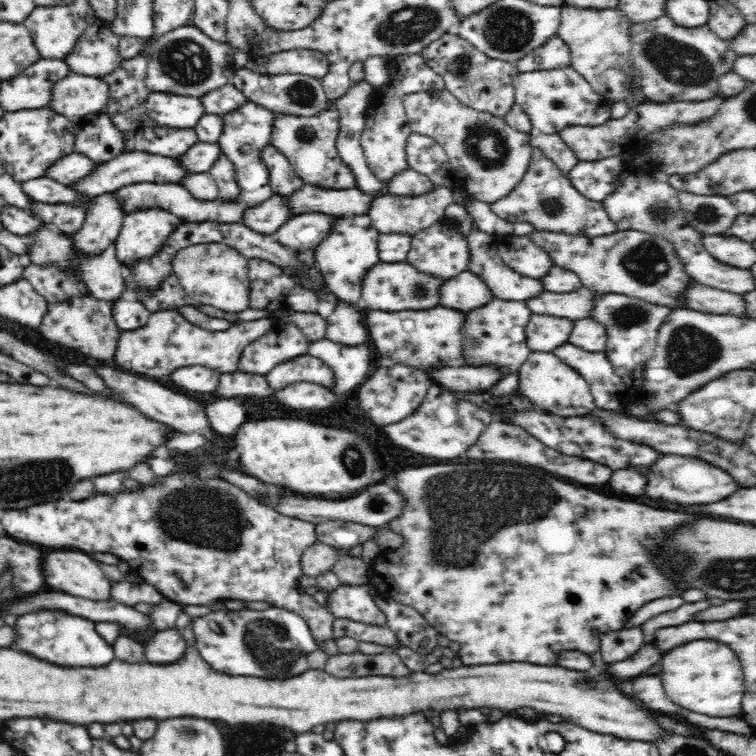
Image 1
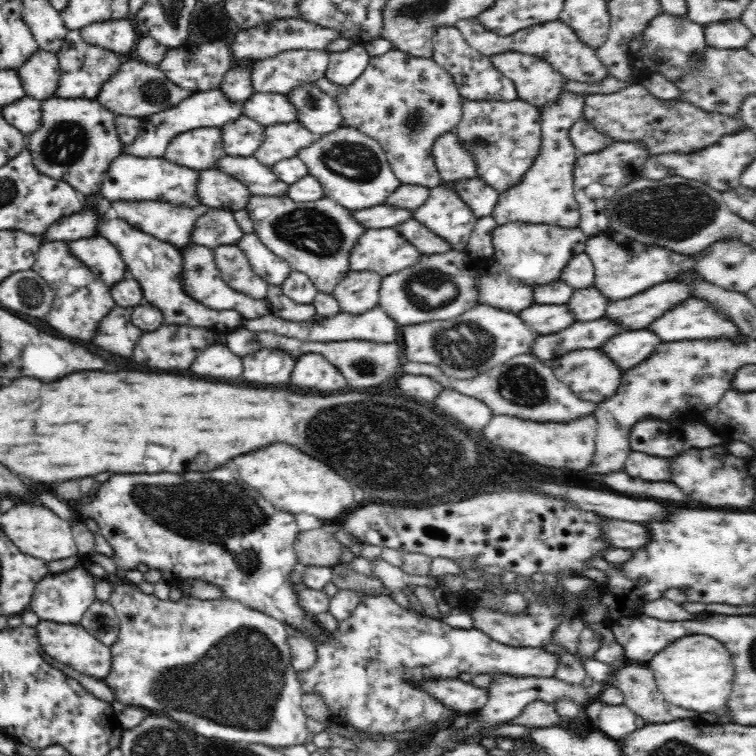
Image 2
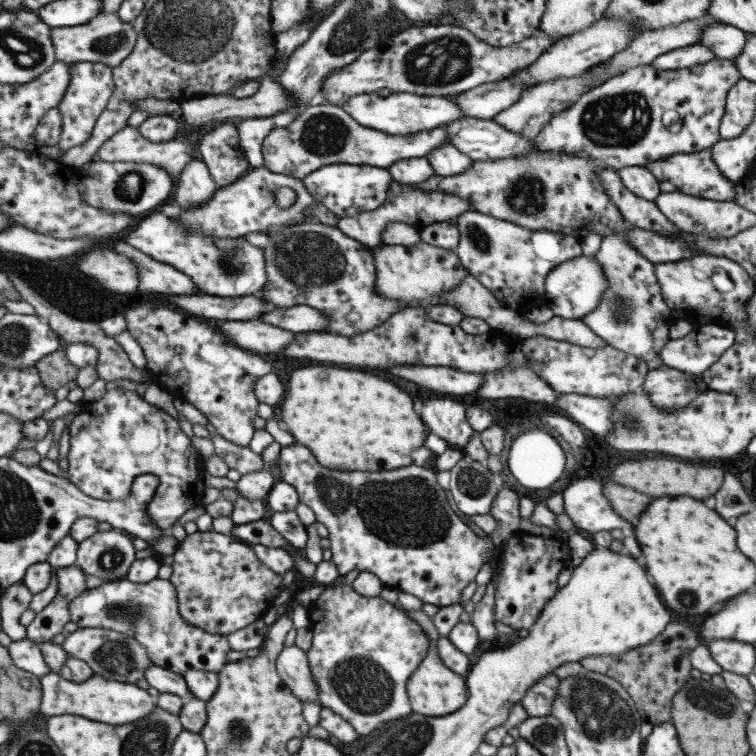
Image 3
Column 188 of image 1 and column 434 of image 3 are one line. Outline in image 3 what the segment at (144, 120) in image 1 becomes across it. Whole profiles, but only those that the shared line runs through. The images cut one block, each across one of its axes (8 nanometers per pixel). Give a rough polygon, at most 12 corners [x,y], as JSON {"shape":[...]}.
{"shape":[[313,103],[262,144],[264,167],[389,168],[448,146],[445,127],[390,135]]}

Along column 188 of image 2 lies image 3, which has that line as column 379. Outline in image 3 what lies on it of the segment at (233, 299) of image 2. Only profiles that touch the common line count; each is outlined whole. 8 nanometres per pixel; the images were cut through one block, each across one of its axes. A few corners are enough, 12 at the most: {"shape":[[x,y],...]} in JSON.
{"shape":[[422,240],[373,248],[375,290],[426,300],[469,276],[455,251]]}

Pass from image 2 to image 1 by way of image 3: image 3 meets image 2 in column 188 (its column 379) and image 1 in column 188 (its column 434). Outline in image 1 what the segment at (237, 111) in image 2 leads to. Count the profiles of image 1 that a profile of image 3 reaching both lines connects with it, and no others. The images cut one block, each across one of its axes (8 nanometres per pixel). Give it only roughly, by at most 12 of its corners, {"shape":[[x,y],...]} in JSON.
{"shape":[[150,92],[152,124],[194,129],[205,114],[201,100]]}

